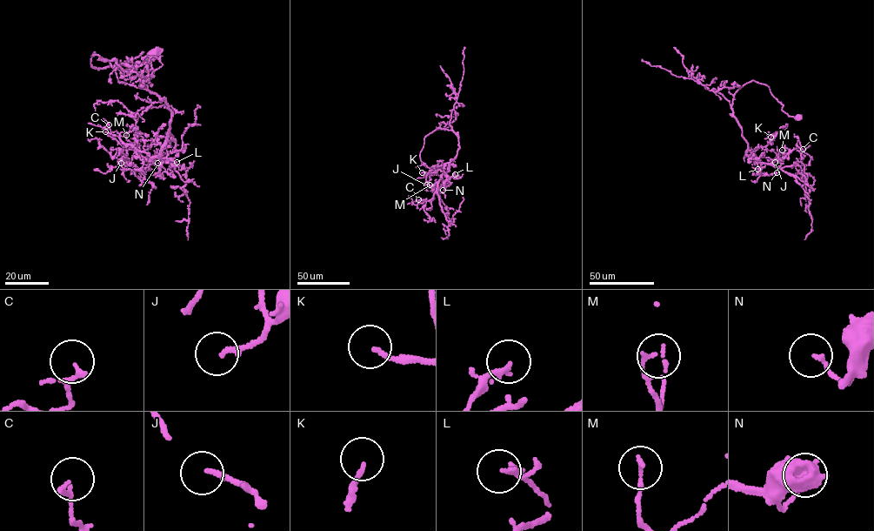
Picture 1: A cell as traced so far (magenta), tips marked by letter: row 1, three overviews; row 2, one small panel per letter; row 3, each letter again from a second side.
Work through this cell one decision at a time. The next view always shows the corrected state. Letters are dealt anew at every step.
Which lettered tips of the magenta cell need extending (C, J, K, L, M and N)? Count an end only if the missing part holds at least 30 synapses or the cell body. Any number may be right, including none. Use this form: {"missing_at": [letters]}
{"missing_at": []}

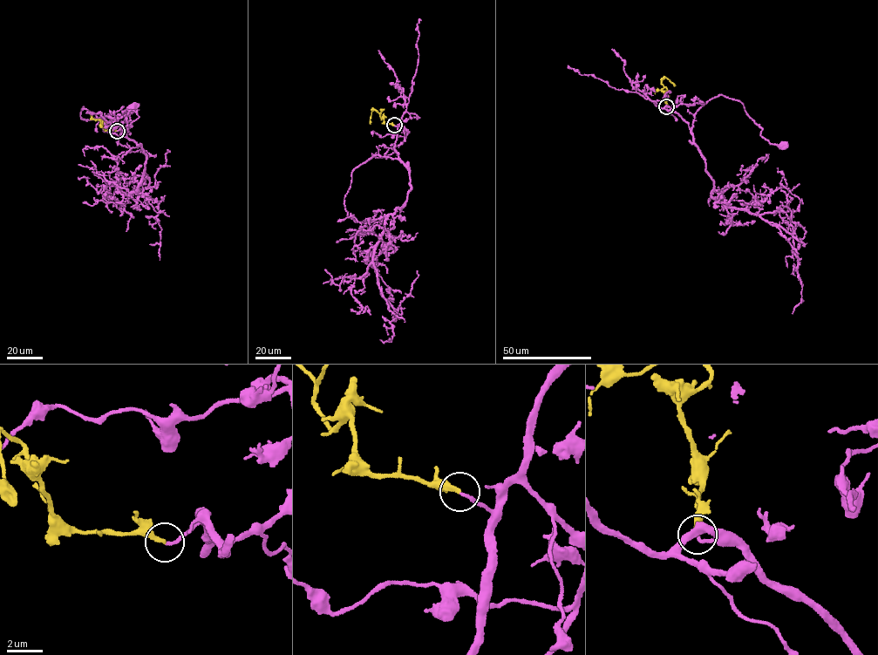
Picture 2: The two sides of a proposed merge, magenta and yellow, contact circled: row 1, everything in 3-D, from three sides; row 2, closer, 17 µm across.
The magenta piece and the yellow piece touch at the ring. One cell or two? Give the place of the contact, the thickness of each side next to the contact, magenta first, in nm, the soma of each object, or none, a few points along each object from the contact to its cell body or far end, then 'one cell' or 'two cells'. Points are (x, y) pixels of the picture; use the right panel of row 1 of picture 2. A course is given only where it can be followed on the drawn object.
(666, 106) | 170/280 nm | magenta (783, 145) | yellow none | magenta via (666, 106), (691, 131), (694, 114), (710, 99), (720, 94), (738, 99), (760, 134), (784, 144) | yellow via (666, 106), (664, 94), (667, 89), (662, 80), (666, 78), (674, 86) | one cell

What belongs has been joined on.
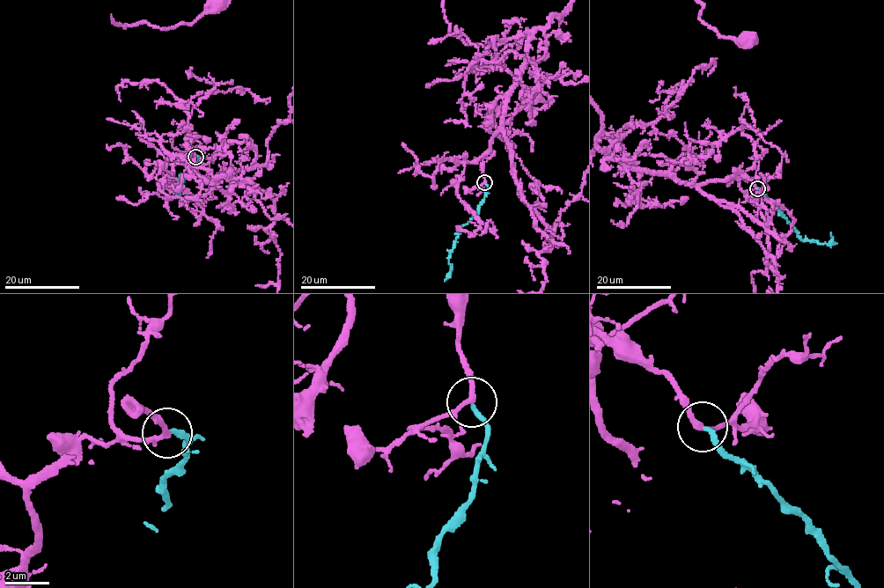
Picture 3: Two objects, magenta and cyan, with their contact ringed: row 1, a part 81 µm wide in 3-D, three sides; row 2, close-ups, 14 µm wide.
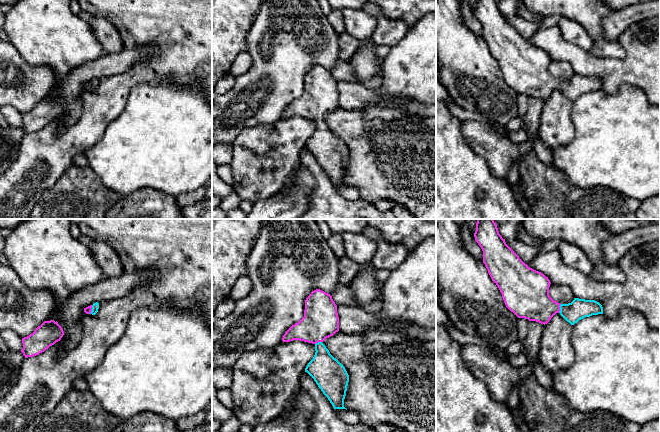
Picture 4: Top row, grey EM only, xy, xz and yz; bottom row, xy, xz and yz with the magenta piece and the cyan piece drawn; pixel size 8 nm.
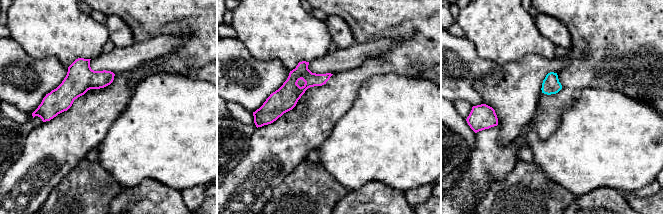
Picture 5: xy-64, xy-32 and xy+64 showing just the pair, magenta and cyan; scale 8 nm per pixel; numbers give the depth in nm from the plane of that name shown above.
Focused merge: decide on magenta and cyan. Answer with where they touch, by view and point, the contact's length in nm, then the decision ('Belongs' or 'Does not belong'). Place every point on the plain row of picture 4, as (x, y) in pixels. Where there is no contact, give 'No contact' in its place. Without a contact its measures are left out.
Touches magenta at yz (559, 84). Shared border 70 nm. Belongs

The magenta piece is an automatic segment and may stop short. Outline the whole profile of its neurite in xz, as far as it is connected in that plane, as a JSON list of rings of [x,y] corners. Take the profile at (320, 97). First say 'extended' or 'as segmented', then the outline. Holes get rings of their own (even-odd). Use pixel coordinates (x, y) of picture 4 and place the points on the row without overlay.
extended; [[[316,65],[305,76],[304,93],[292,101],[283,111],[283,118],[300,116],[315,121],[315,131],[305,144],[316,158],[323,170],[328,174],[334,185],[346,185],[344,175],[346,172],[349,151],[345,143],[334,134],[326,122],[322,119],[326,114],[333,112],[339,107],[339,93],[337,81],[334,79],[332,72],[320,65]]]

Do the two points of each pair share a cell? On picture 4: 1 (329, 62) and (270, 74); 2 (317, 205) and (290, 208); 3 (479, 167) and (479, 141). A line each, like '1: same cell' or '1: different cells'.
1: same cell
2: different cells
3: different cells

